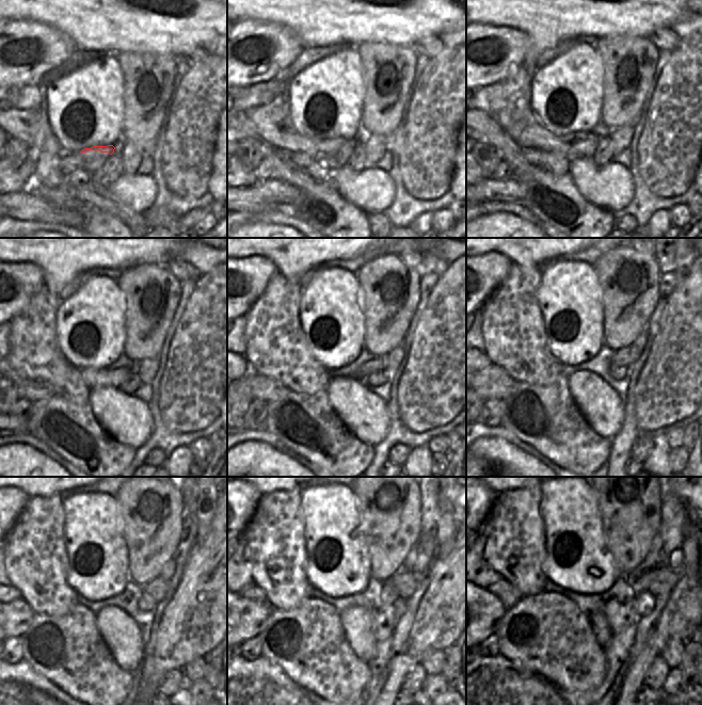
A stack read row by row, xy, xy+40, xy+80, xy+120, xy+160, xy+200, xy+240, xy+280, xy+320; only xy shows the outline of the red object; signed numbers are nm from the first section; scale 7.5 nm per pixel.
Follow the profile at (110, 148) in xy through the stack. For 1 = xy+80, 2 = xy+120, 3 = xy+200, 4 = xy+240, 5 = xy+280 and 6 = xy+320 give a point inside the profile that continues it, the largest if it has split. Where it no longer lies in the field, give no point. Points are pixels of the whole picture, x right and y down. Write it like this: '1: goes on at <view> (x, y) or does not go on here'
1: goes on at xy+80 (587, 142)
2: goes on at xy+120 (93, 378)
3: goes on at xy+200 (632, 353)
4: goes on at xy+240 (157, 589)
5: goes on at xy+280 (404, 583)
6: goes on at xy+320 (663, 581)

